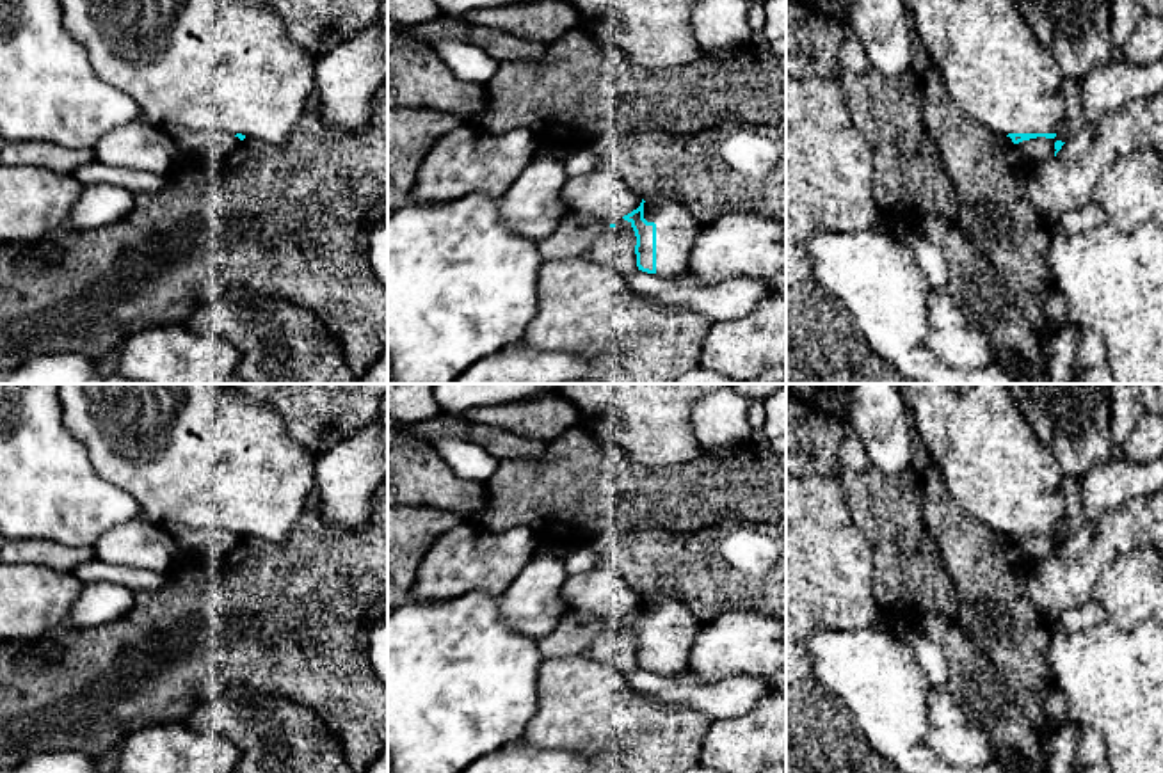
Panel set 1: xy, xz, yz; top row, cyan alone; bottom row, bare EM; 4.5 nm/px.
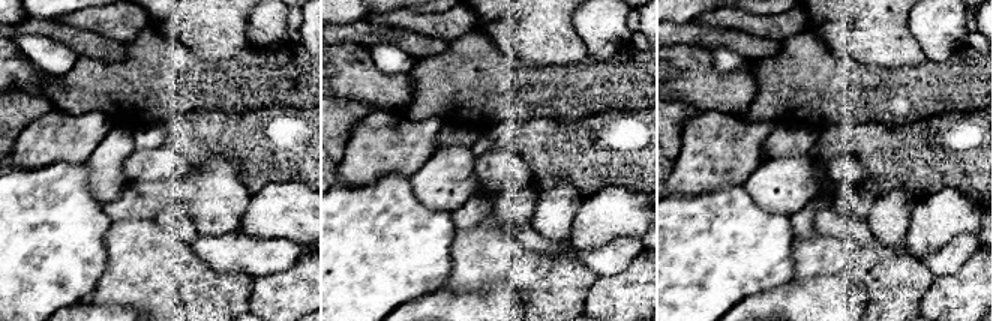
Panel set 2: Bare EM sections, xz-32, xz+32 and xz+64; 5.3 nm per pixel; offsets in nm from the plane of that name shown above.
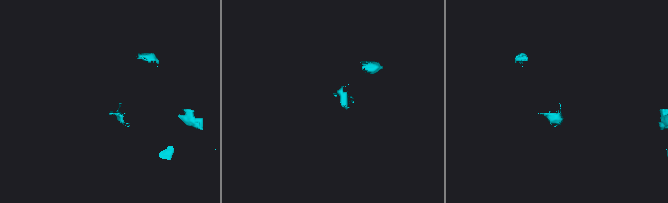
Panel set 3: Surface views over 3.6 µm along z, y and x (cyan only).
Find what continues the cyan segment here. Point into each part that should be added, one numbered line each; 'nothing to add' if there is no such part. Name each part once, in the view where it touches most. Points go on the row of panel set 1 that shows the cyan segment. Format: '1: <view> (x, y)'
1: xz (676, 230)

